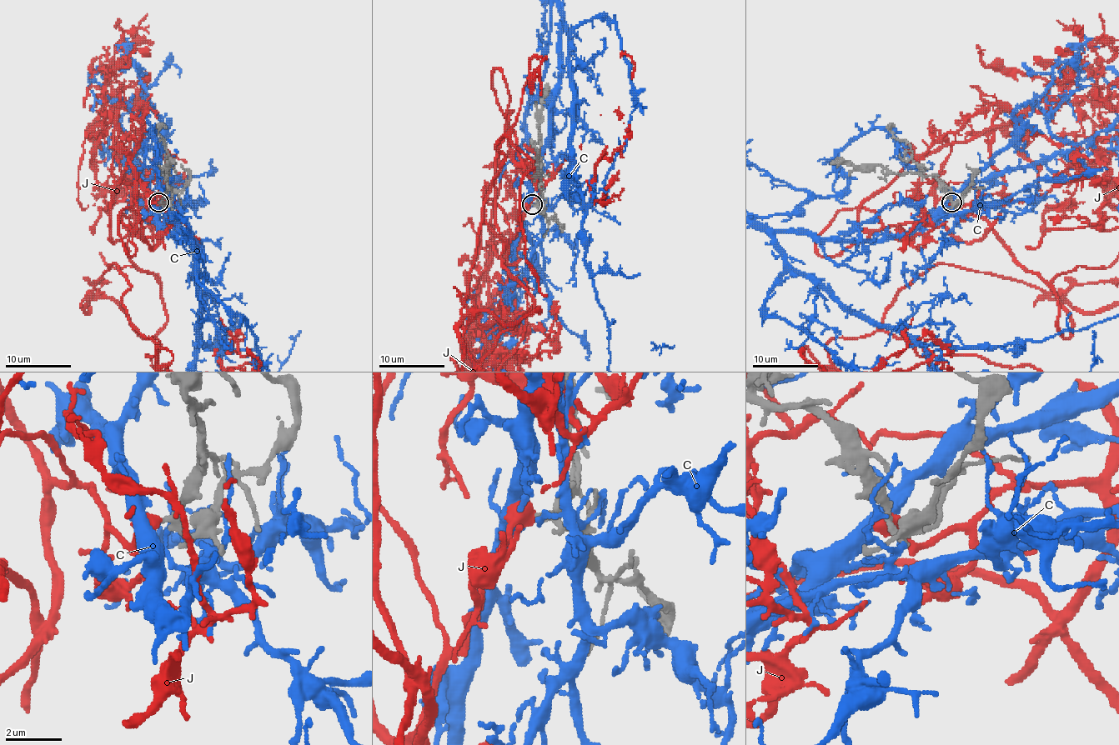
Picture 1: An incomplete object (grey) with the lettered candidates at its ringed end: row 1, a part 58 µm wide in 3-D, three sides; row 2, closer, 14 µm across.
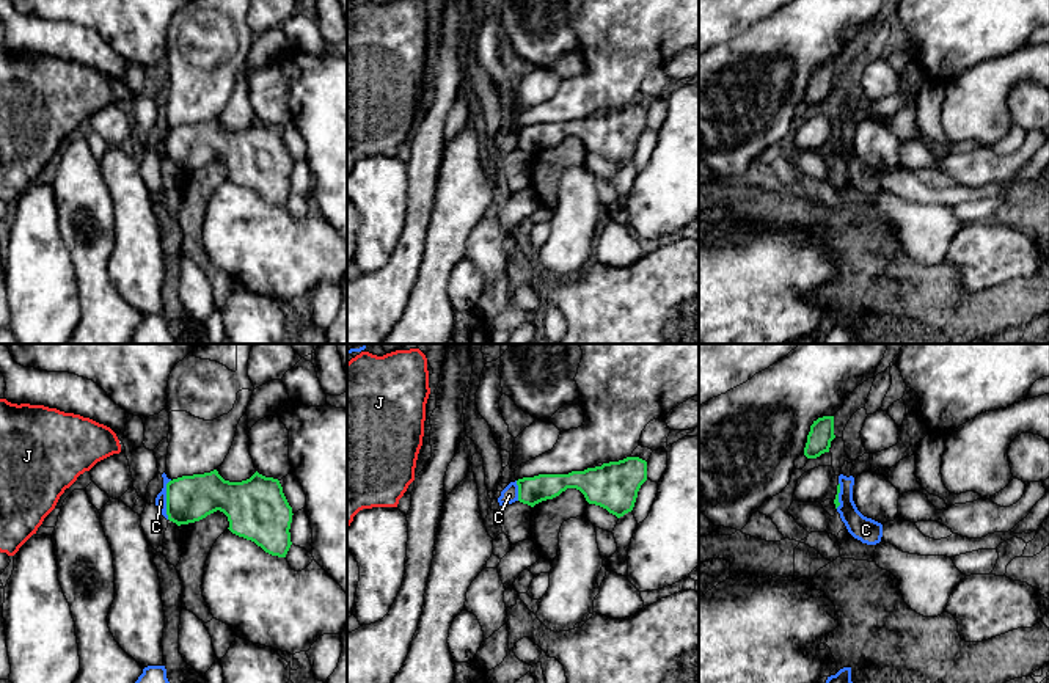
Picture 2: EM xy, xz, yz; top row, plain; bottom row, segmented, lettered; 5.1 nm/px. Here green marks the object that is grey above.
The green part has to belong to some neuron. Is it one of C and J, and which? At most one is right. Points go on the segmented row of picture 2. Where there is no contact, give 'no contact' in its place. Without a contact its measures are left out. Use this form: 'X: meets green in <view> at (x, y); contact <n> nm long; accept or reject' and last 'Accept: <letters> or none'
C: meets green in xy at (167, 500); contact 200 nm long; reject
J: no contact; accept
Accept: J

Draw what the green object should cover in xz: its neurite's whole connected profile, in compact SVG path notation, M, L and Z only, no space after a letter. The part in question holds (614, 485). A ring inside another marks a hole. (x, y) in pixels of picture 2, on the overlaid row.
M627 457L568 474L523 477L517 480L517 485L518 501L531 507L559 496L567 488L576 488L589 504L600 506L620 518L633 510L638 491L645 480L647 462Z

